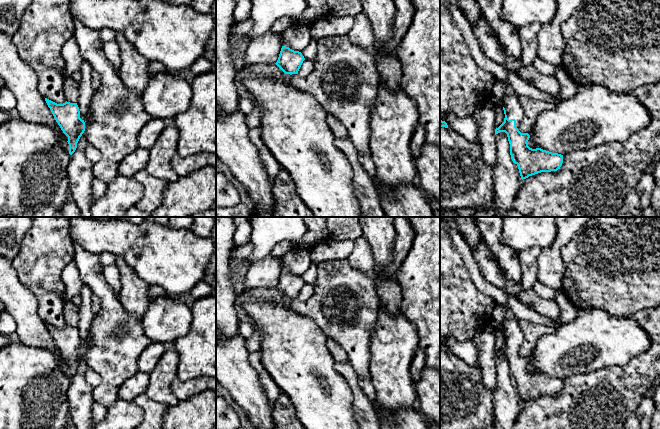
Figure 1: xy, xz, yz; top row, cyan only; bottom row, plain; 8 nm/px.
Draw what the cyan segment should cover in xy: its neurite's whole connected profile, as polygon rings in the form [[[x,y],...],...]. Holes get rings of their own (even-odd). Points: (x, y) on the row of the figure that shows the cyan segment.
[[[47,98],[45,101],[61,130],[68,137],[69,154],[72,155],[85,131],[85,122],[80,118],[78,105],[67,101],[63,104],[57,104]]]

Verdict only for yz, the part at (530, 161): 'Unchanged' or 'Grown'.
Unchanged

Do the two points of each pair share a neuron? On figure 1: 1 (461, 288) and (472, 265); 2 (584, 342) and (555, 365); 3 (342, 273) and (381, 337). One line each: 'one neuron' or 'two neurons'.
1: two neurons
2: one neuron
3: two neurons

